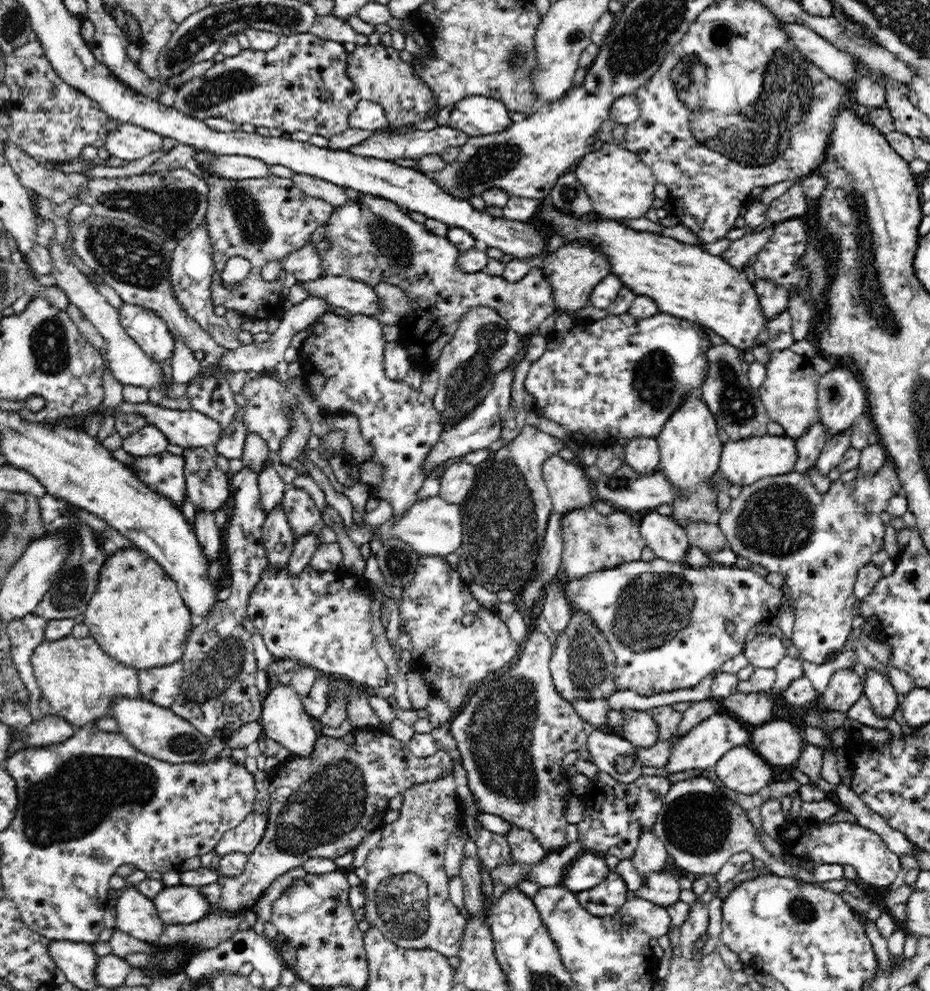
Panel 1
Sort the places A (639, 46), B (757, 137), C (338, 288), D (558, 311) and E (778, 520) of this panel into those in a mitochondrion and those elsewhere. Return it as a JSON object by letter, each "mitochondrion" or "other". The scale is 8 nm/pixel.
{"A":"mitochondrion","B":"mitochondrion","C":"other","D":"other","E":"mitochondrion"}

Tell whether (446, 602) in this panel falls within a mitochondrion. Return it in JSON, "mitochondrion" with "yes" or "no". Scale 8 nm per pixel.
{"mitochondrion":"no"}

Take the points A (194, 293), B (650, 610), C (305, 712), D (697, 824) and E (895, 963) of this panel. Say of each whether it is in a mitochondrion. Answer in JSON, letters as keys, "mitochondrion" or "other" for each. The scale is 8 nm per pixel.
{"A":"other","B":"mitochondrion","C":"other","D":"mitochondrion","E":"other"}

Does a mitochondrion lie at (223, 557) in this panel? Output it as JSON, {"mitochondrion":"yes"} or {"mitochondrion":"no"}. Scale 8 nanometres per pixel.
{"mitochondrion":"no"}

